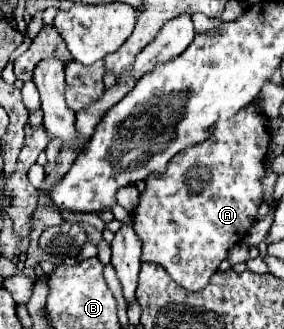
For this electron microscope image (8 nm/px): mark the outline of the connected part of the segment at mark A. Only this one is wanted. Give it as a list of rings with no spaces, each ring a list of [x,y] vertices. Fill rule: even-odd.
[[[250,104],[198,146],[198,158],[206,162],[192,162],[192,148],[186,148],[170,160],[162,176],[148,178],[146,192],[132,212],[134,230],[142,242],[142,260],[160,264],[176,284],[190,292],[202,290],[228,250],[258,218],[268,142],[268,118]]]

